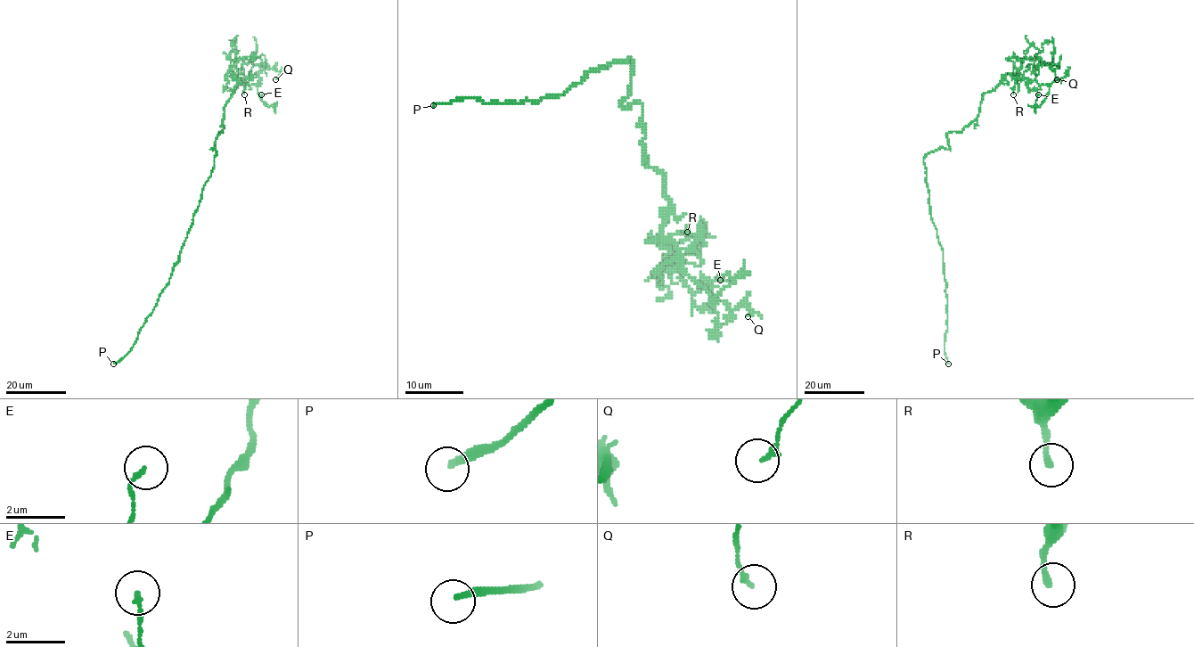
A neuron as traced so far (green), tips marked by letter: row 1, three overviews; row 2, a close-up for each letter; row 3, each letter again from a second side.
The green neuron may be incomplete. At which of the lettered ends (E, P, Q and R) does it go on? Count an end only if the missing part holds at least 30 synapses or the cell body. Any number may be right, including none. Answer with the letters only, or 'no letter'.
P

